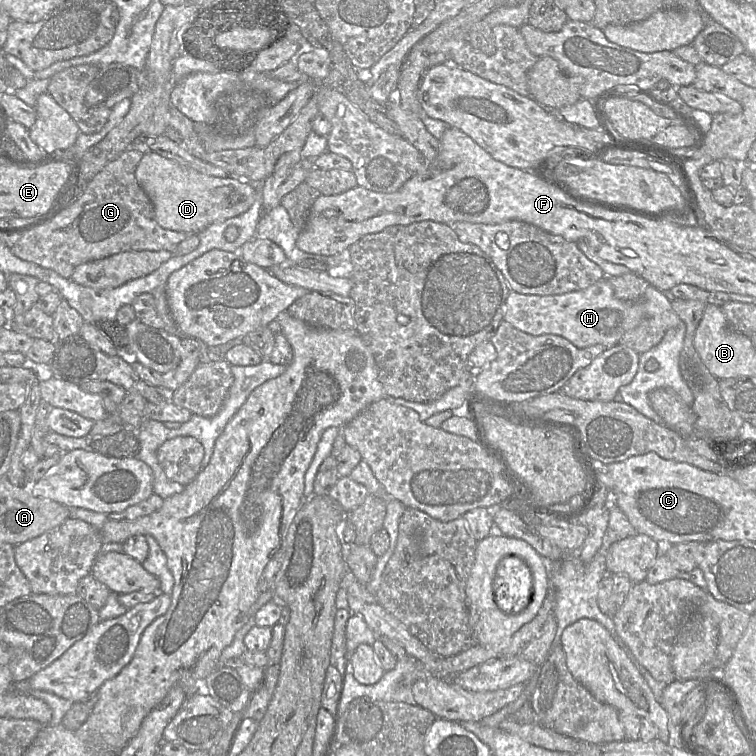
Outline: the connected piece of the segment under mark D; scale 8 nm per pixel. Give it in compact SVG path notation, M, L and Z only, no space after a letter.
M153 151L143 154L135 178L153 205L157 223L164 229L188 234L198 234L214 223L239 216L256 199L256 192L248 181L238 177L208 176Z

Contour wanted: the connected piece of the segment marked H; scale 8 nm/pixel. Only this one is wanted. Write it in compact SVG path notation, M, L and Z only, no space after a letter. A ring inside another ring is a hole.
M605 276L586 289L565 294L543 296L511 291L505 302L503 320L516 329L534 336L562 336L578 348L595 344L610 348L618 344L622 336L635 328L645 317L653 318L666 330L675 328L683 322L673 310L669 298L654 286L649 285L641 299L623 301L615 297L613 288Z

